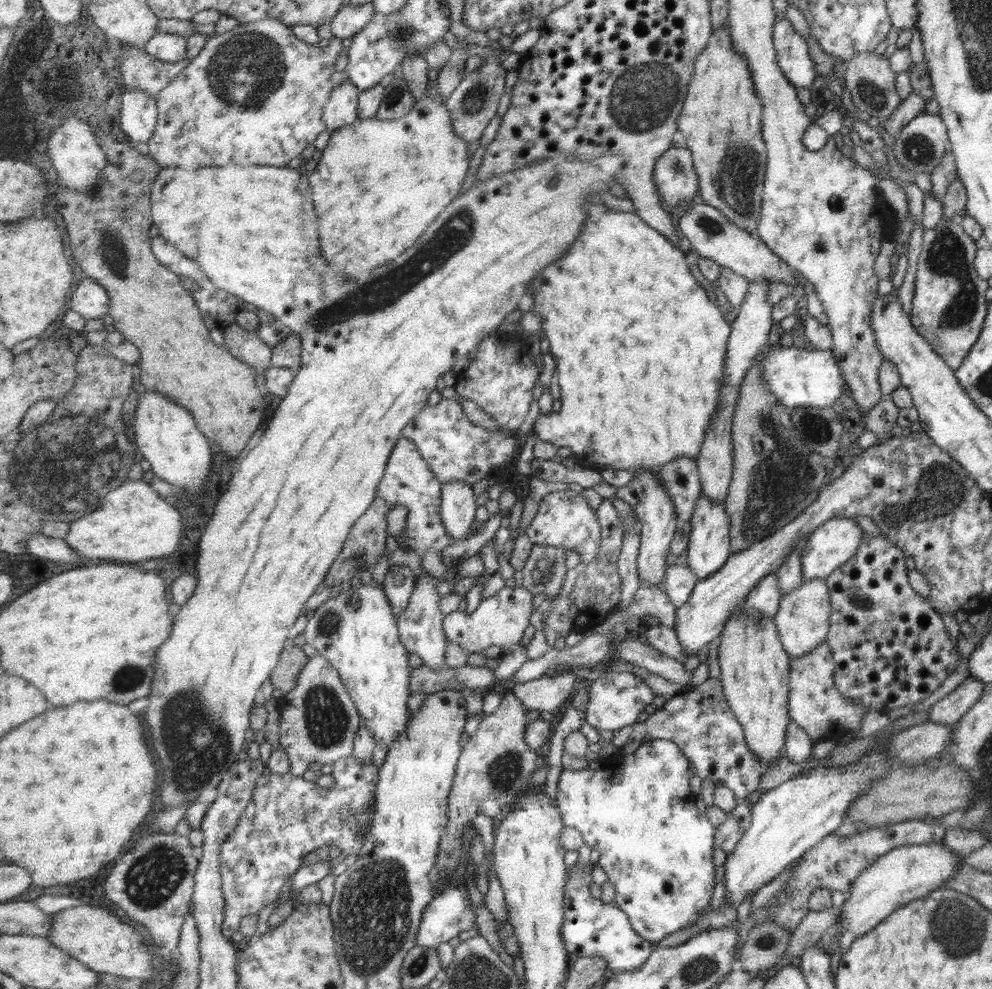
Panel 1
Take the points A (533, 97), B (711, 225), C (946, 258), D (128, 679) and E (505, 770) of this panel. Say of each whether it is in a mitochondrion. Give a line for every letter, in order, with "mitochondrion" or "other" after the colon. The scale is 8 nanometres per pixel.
A: other
B: mitochondrion
C: mitochondrion
D: mitochondrion
E: mitochondrion

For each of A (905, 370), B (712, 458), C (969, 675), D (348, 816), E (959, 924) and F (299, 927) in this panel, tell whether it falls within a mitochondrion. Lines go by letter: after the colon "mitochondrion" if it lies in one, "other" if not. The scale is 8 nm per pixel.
A: other
B: other
C: other
D: mitochondrion
E: mitochondrion
F: other

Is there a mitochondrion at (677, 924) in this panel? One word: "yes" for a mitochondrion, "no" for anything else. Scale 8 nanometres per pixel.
no

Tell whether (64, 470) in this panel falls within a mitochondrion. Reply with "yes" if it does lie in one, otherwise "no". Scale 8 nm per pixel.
yes

